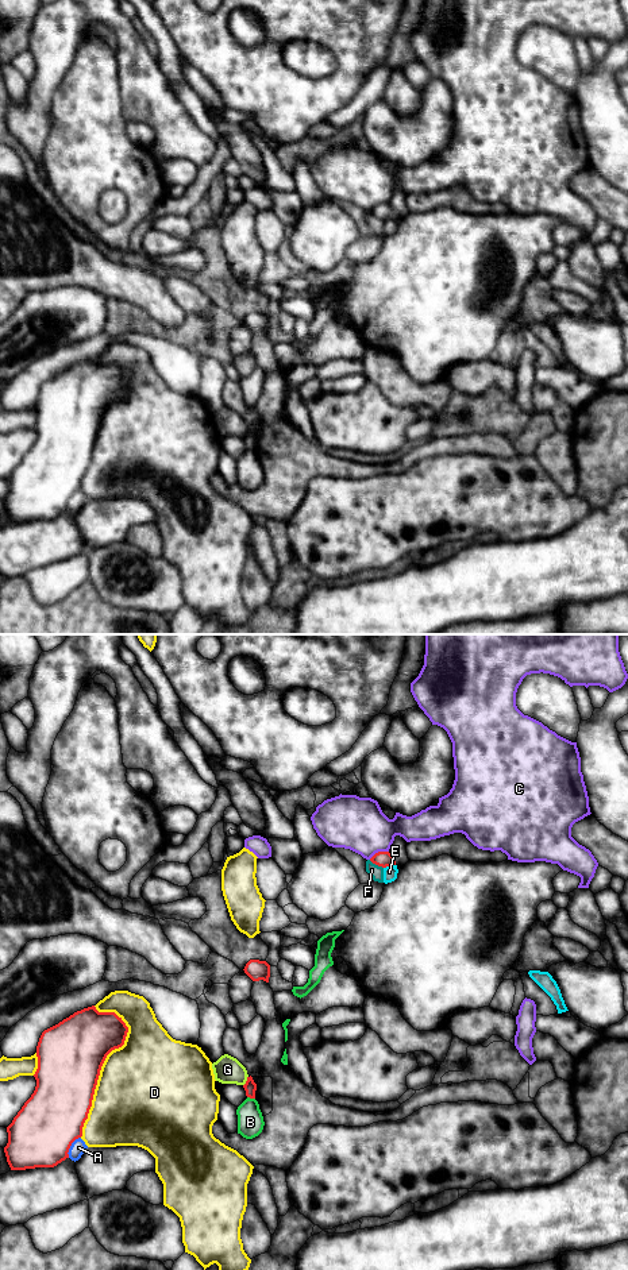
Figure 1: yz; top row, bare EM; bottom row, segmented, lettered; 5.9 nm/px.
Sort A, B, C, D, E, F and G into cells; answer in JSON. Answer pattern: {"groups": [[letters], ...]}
{"groups": [["A"], ["B"], ["C"], ["D"], ["E"], ["F"], ["G"]]}

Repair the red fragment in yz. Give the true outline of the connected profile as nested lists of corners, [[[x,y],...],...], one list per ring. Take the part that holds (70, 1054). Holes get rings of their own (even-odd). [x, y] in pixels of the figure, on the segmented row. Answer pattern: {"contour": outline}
{"contour": [[[95,1005],[74,1012],[58,1024],[45,1030],[36,1046],[36,1086],[31,1097],[7,1127],[8,1143],[4,1147],[11,1170],[54,1167],[69,1158],[72,1143],[82,1136],[101,1066],[107,1055],[124,1045],[128,1027],[115,1012],[99,1012]]]}

